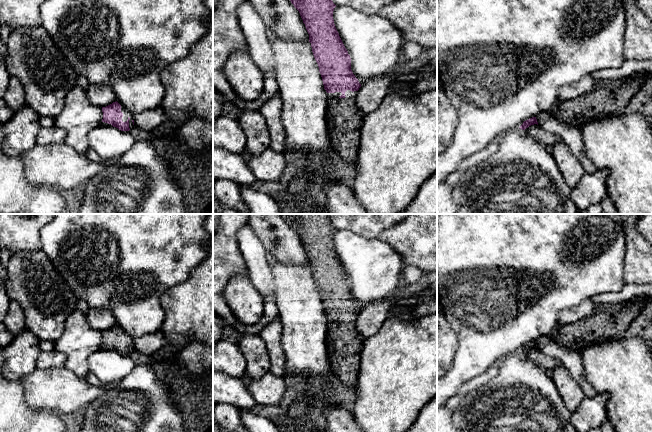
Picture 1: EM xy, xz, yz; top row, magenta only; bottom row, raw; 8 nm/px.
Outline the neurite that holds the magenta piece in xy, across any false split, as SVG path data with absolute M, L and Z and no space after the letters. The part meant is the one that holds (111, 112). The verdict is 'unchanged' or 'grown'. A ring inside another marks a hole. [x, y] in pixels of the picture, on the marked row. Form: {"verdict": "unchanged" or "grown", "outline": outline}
{"verdict": "grown", "outline": "M117 101L102 107L102 112L103 119L101 125L116 127L121 131L129 131L134 125L134 115Z"}

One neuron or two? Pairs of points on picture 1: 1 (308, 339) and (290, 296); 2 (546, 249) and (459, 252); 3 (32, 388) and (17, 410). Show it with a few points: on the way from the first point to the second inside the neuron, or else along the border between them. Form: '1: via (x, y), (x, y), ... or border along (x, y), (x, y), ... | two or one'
1: via (304, 328), (300, 307) | one
2: via (524, 251), (481, 251) | one
3: border along (18, 382), (28, 405), (46, 409) | two

